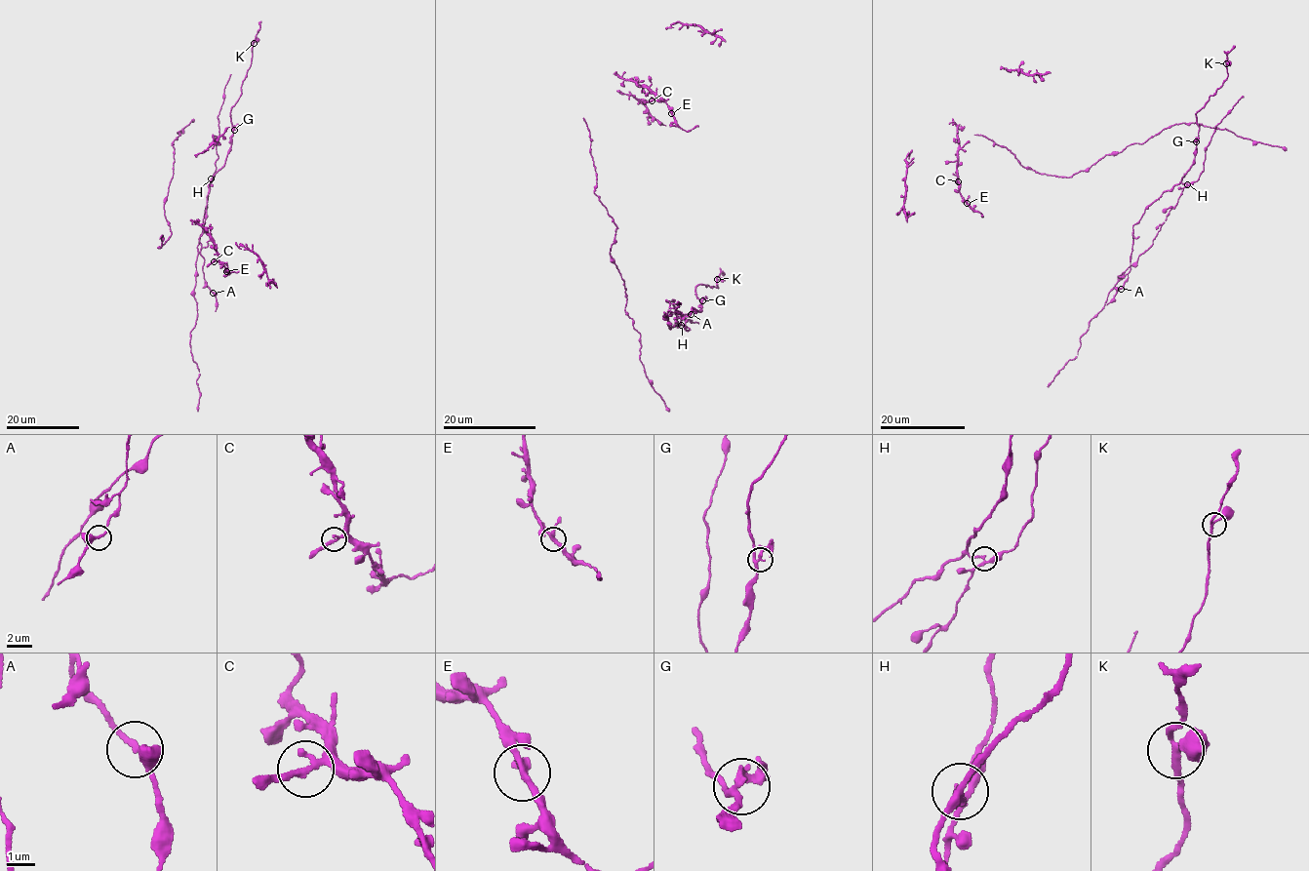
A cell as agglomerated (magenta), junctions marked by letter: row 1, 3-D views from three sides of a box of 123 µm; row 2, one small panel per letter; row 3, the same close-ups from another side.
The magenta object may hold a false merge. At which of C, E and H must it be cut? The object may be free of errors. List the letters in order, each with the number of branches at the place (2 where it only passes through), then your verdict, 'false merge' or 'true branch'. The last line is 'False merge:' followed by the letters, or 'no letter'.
C: 3 branches meet; true branch
E: 3 branches meet; true branch
H: 3 branches meet; false merge
False merge: H

